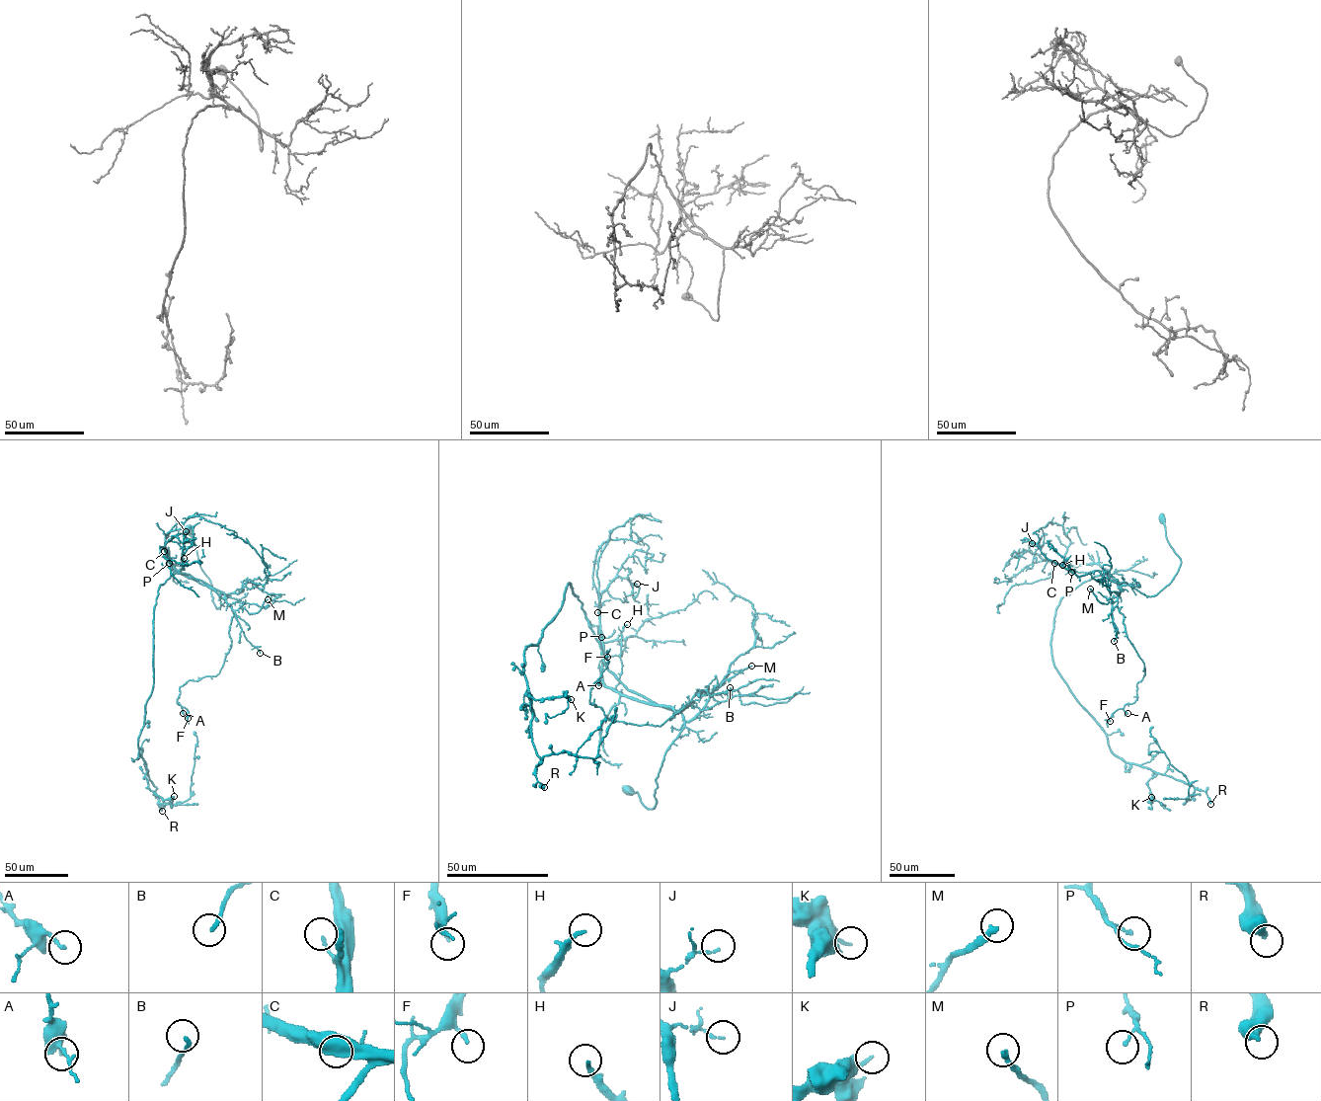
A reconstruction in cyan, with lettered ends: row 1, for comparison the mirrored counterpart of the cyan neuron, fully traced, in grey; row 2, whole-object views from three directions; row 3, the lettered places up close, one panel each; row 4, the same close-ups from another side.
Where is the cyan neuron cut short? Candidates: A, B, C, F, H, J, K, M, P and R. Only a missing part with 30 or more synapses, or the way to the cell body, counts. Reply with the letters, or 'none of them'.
K, M

